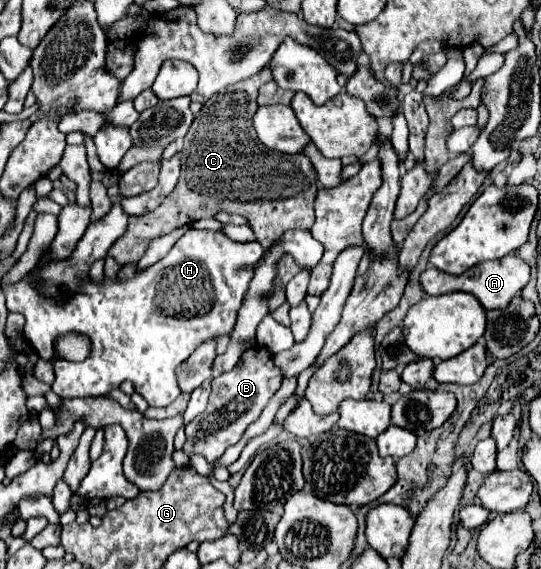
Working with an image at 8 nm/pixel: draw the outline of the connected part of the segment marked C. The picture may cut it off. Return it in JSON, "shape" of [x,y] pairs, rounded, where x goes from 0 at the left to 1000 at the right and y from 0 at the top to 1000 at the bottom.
{"shape":[[[490,118],[475,132],[427,149],[416,160],[397,163],[375,185],[375,192],[364,199],[364,206],[335,255],[338,293],[335,293],[335,311],[331,311],[327,329],[316,336],[316,343],[309,343],[301,350],[301,357],[287,371],[268,374],[264,381],[242,381],[238,399],[227,409],[227,417],[201,438],[201,448],[220,466],[257,459],[272,438],[275,420],[312,409],[338,395],[353,395],[364,385],[394,381],[401,371],[438,374],[438,378],[453,381],[460,388],[475,424],[490,434],[490,441],[497,441],[497,434],[508,424],[516,424],[516,417],[530,402],[571,402],[582,392],[579,353],[586,343],[586,311],[582,311],[582,297],[579,297],[575,283],[564,272],[527,272],[527,269],[512,269],[512,265],[486,258],[486,251],[479,251],[471,227],[468,227],[464,206],[475,195],[475,160],[497,139],[501,139],[501,125]]]}

